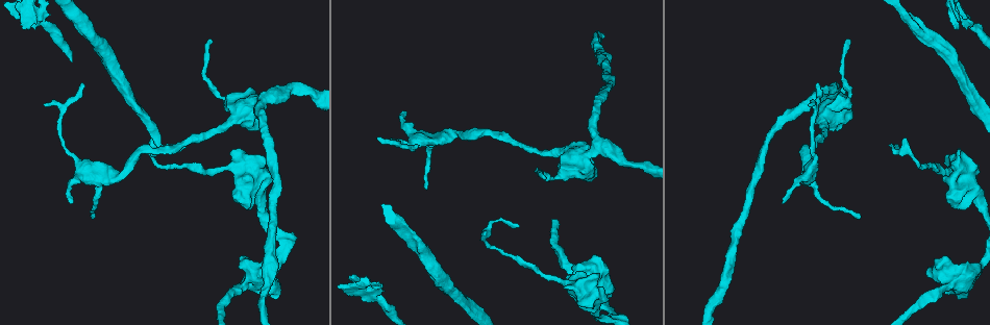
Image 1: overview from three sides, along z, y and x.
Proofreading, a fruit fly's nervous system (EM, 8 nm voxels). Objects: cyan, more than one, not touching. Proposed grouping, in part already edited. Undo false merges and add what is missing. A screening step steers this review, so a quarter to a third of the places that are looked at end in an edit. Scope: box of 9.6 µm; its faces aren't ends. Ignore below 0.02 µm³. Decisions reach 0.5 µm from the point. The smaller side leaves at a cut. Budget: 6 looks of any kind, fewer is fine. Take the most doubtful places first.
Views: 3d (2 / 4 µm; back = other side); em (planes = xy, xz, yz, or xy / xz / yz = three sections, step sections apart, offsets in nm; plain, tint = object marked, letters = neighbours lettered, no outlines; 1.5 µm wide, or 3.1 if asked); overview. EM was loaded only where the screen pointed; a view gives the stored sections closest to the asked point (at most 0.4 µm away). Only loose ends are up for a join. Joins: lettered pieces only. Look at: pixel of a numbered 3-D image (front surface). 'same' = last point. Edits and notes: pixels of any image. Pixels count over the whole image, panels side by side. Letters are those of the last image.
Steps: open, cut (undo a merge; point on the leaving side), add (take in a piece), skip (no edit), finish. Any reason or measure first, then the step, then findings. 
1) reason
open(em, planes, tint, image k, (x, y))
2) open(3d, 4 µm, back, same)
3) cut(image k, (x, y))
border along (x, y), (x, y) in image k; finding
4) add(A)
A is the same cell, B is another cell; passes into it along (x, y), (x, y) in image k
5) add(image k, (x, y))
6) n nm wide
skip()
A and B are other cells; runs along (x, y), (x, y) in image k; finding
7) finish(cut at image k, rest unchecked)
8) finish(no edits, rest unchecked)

thin end
open(em, planes, letters, image 1, (70, 203))

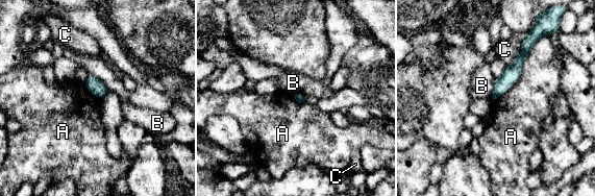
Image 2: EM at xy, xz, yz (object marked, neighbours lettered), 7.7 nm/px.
skip()
A, B and C are other cells; no lettered piece goes on from it

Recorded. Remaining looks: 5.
branch stops here
open(3d, 4 µm, back, image 1, (278, 296))

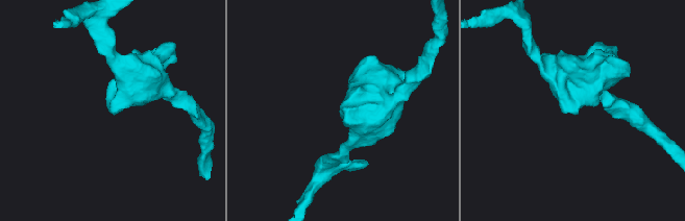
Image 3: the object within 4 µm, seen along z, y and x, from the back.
need the tissue
open(em, planes, plain, image 3, (114, 112))

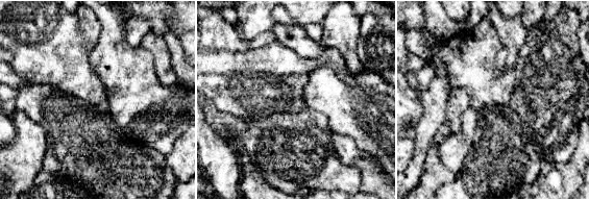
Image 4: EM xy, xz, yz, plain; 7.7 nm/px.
see the neighbours
open(em, planes, letters, same)

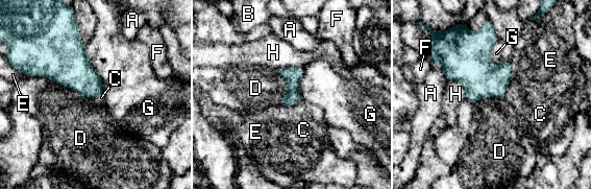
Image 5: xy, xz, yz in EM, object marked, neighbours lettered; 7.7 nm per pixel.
skip()
A, B, C, D, E, F, G and H are other cells; border along (26, 75), (47, 76), (98, 98) in image 5; none of them fits

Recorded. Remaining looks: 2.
open(em, yz, step 8, letters, image 1, (545, 176))

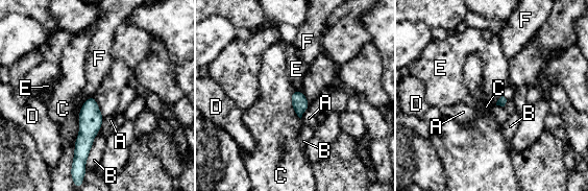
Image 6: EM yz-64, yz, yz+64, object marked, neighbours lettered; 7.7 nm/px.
skip()
A, B, C, D, E and F are other cells; border along (300, 91), (292, 92) in image 6; none of them fits

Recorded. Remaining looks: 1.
finish(no edits, rest unchecked)

